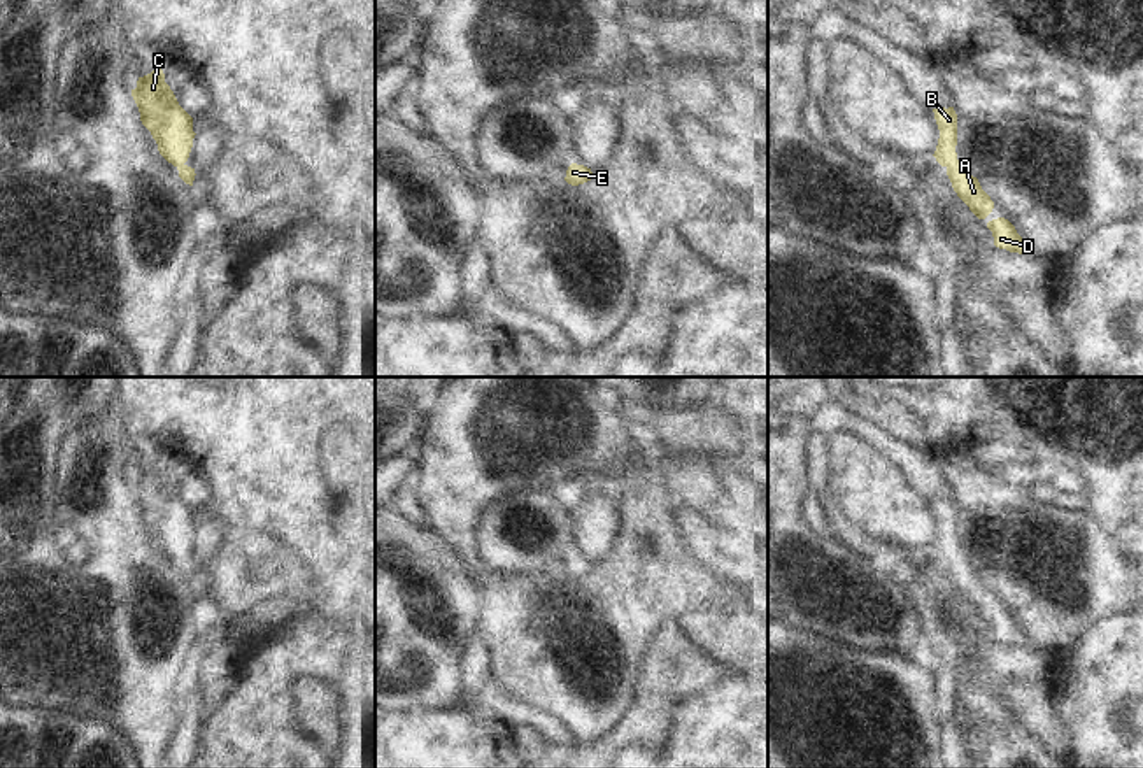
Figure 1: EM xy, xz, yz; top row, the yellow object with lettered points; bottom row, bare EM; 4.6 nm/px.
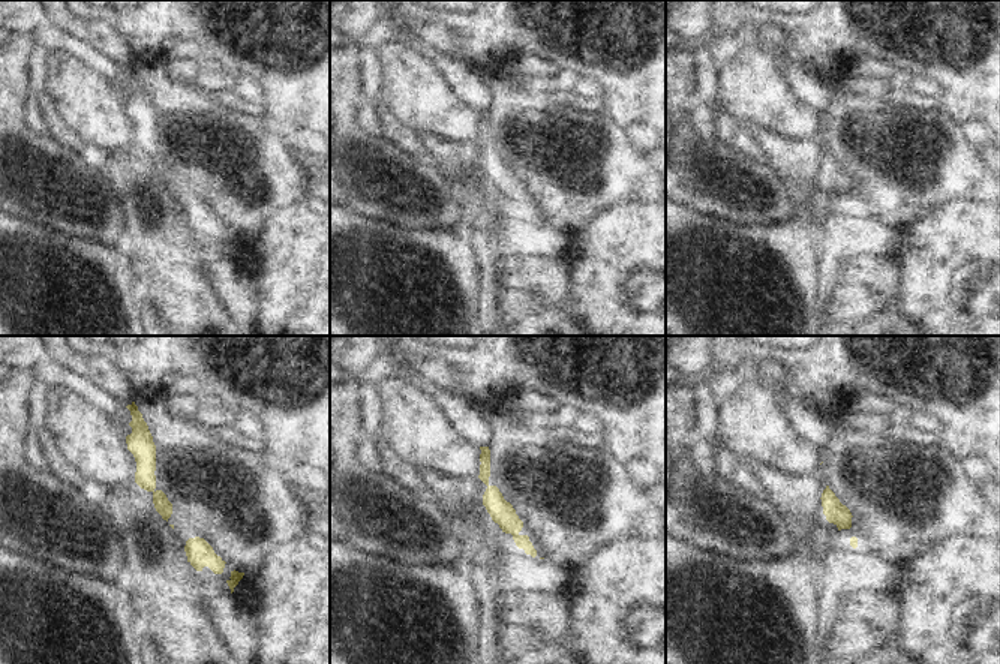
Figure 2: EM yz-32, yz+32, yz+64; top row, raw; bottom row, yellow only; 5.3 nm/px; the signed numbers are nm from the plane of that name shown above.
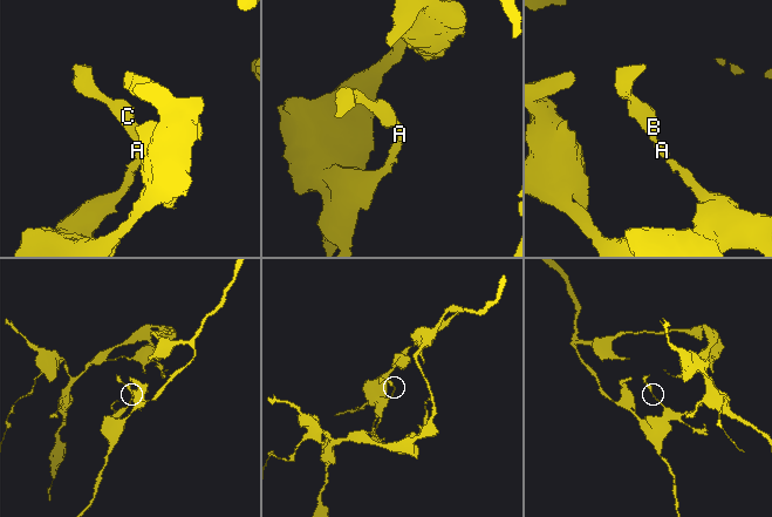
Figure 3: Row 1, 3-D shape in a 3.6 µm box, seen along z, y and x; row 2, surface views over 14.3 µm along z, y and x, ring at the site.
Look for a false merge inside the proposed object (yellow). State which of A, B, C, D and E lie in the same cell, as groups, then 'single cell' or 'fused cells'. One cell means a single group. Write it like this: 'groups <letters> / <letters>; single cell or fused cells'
groups A B C D E; single cell

